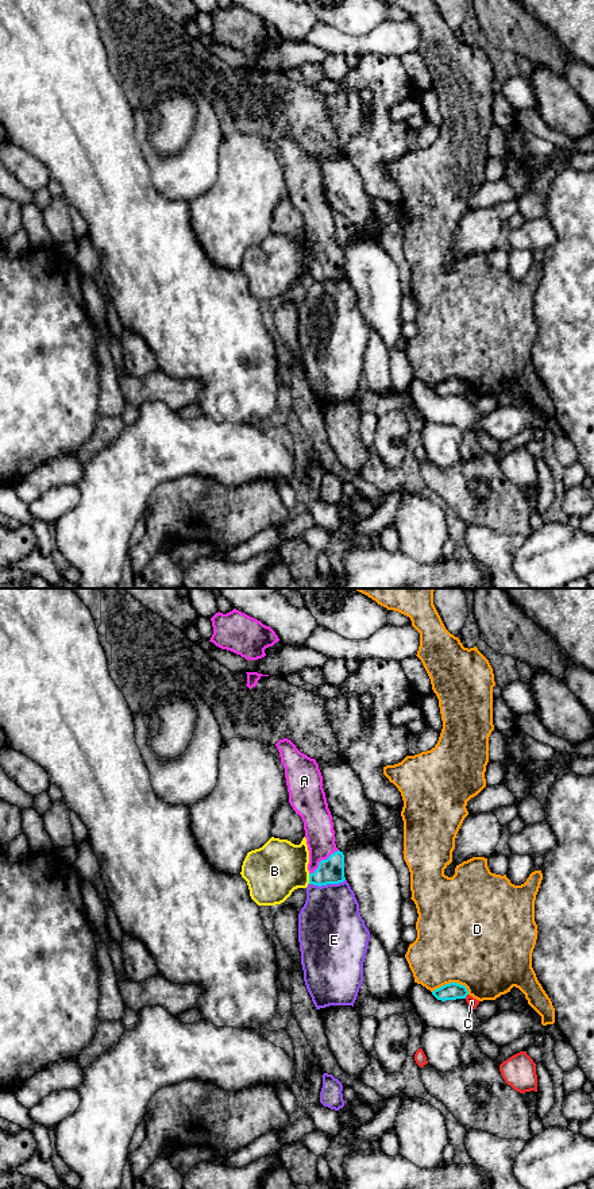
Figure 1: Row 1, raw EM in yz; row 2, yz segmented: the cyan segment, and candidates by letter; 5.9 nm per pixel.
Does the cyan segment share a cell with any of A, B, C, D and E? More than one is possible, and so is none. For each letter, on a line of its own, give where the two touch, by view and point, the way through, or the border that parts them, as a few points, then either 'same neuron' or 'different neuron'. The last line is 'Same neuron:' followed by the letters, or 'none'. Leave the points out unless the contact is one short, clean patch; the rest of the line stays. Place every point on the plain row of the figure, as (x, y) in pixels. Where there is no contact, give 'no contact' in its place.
A: contact yz (321, 255); way yz (331, 266), (321, 255), (317, 216); same neuron
B: contact yz (309, 274); different neuron
C: contact yz (466, 390); border yz (467, 389), (465, 393); different neuron
D: contact yz (450, 378); different neuron
E: contact yz (327, 278); different neuron
Same neuron: A

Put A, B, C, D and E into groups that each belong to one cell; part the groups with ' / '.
A / B / C / D / E

